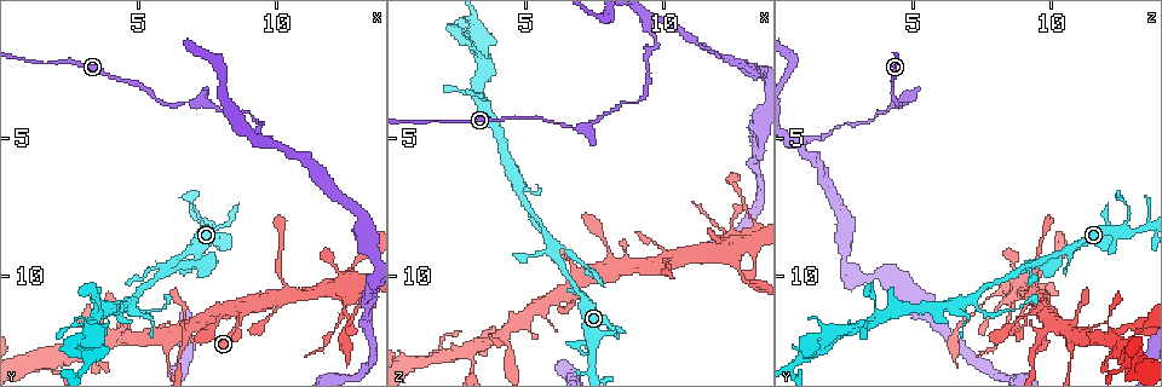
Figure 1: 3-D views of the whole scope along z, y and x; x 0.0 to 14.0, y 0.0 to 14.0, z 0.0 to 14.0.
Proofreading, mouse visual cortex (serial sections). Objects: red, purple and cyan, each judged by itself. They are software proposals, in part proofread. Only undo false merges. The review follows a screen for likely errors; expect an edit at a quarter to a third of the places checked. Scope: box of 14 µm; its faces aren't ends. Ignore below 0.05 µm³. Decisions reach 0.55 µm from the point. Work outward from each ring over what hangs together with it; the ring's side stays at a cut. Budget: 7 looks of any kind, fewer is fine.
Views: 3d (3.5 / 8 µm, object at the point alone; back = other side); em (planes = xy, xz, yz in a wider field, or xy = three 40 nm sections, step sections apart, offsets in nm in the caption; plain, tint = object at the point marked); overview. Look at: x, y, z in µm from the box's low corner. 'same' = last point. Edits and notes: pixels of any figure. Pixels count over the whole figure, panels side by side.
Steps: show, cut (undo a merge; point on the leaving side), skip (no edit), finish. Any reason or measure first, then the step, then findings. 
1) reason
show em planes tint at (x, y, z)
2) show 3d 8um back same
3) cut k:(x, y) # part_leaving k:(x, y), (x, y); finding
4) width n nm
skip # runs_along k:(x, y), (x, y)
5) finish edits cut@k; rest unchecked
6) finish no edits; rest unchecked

narrows sharply
show 3d 3.5um back at (6.1, 13.1, 10.7)

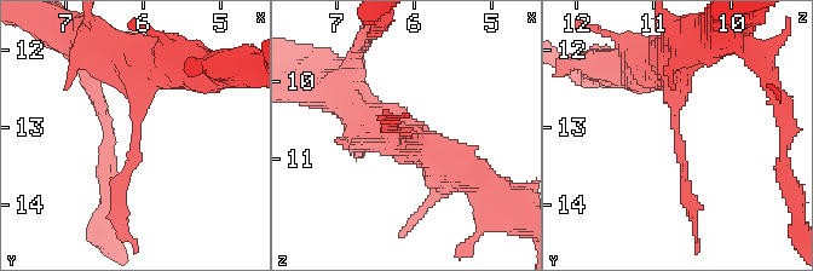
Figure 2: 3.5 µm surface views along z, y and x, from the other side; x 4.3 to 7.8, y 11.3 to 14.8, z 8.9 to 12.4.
need the tissue
show em xy step 3 tint at (6.15, 13.10, 10.70)

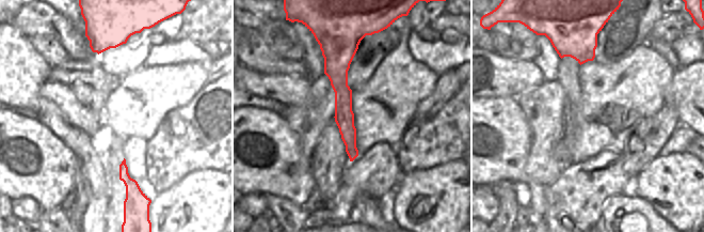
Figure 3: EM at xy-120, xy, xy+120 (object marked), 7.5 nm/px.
arm_widths 150, 350 nm
skip # runs_along 3:(344, 43), (340, 88), (352, 156); continuous, no second cell

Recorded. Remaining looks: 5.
show 3d 3.5um at (6.1, 9.6, 9.2)

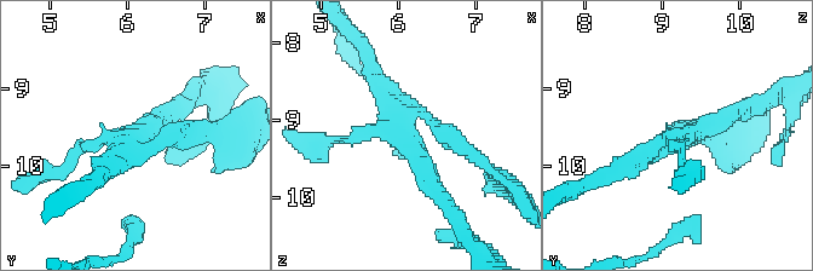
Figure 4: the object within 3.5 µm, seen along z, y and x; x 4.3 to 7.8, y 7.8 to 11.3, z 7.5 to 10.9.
arms 4
skip # runs_along 4:(741, 107), (620, 171); all the same cell

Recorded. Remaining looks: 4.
show 3d 3.5um at (7.1, 7.5, 12.8)

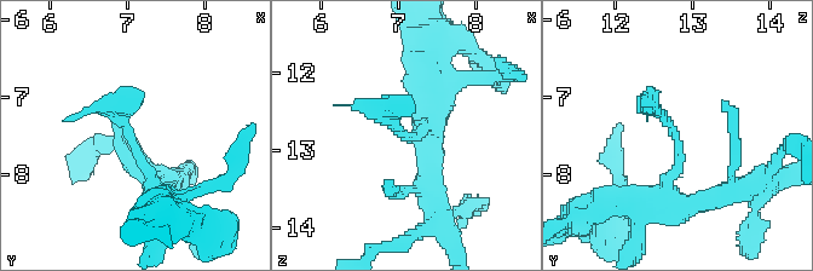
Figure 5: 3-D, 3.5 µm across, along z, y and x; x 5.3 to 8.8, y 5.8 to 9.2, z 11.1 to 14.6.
now the EM
show em planes tint at (7.05, 7.60, 12.85)

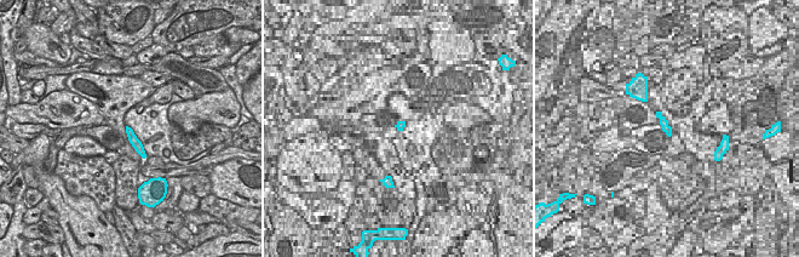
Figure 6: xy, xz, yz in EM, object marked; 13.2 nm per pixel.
skip # runs_along 6:(128, 130), (142, 153); continuous, no second cell

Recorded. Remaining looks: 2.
finish no edits; rest unchecked

